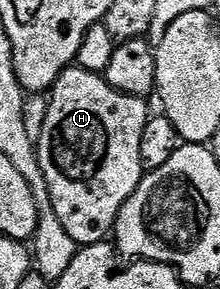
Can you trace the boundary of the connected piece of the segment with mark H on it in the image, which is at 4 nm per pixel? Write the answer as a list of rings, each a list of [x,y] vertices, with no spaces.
[[[79,67],[65,69],[63,75],[52,86],[50,96],[52,96],[52,102],[49,103],[48,114],[44,117],[44,130],[38,133],[38,152],[40,154],[40,166],[48,184],[48,194],[52,200],[52,210],[58,215],[62,227],[66,227],[66,233],[70,235],[70,239],[76,241],[77,246],[83,247],[107,242],[110,234],[116,228],[116,220],[122,211],[122,207],[130,199],[130,195],[134,195],[134,191],[139,187],[140,180],[146,172],[140,152],[142,151],[142,131],[146,131],[146,123],[150,116],[149,102],[143,97],[135,97],[129,93],[118,91],[114,87],[110,87],[110,83],[103,75],[91,73]]]

